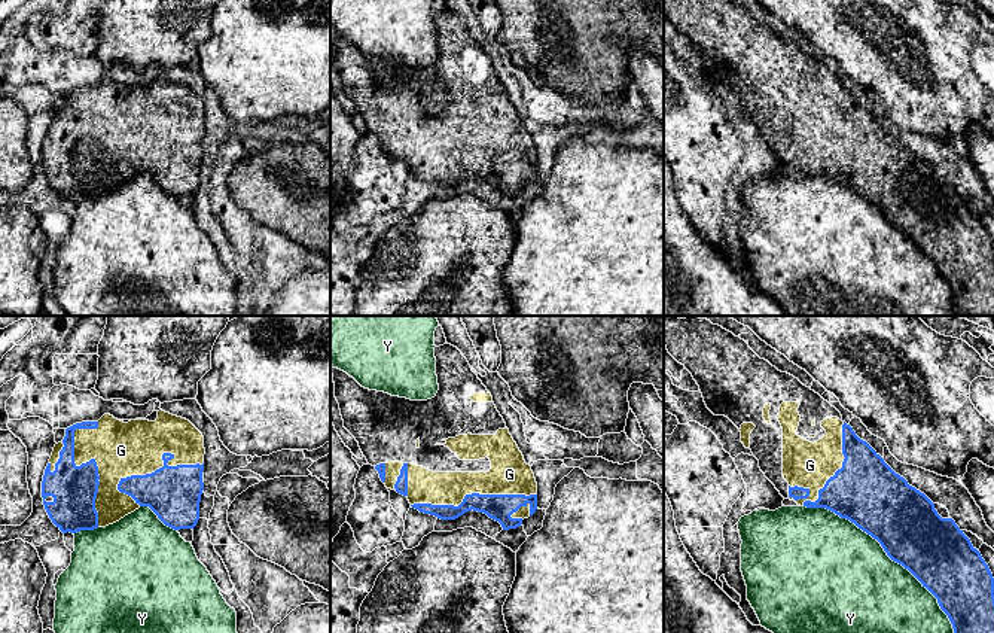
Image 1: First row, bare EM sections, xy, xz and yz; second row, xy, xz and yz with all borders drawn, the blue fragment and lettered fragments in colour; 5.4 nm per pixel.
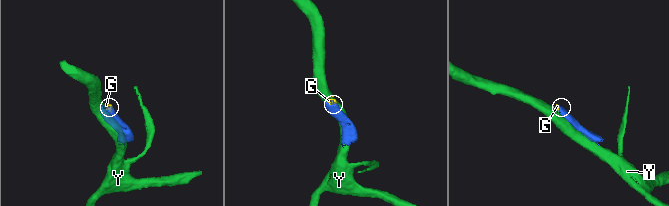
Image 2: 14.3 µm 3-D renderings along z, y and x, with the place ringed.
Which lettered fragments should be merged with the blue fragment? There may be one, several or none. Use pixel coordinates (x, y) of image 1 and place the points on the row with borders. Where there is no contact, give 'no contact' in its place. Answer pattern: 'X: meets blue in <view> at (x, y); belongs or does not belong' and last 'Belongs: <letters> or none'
G: meets blue in xy at (88, 462); belongs
Y: meets blue in yz at (886, 551); does not belong
Belongs: G

